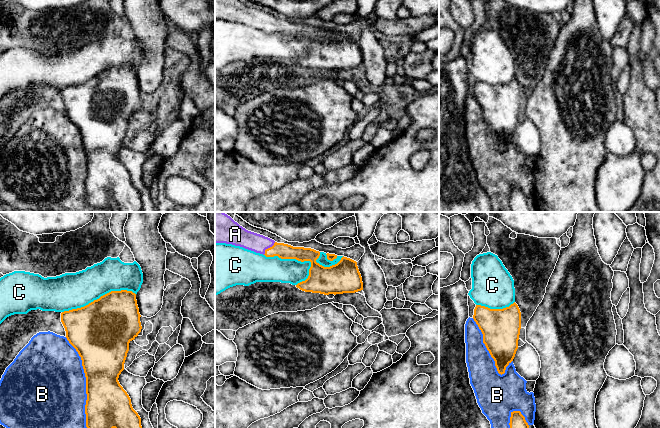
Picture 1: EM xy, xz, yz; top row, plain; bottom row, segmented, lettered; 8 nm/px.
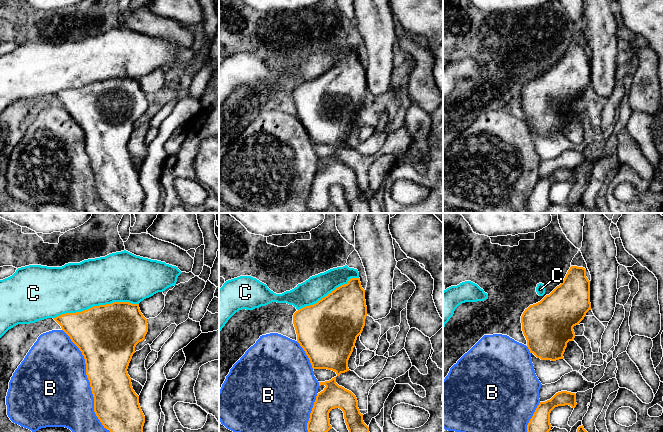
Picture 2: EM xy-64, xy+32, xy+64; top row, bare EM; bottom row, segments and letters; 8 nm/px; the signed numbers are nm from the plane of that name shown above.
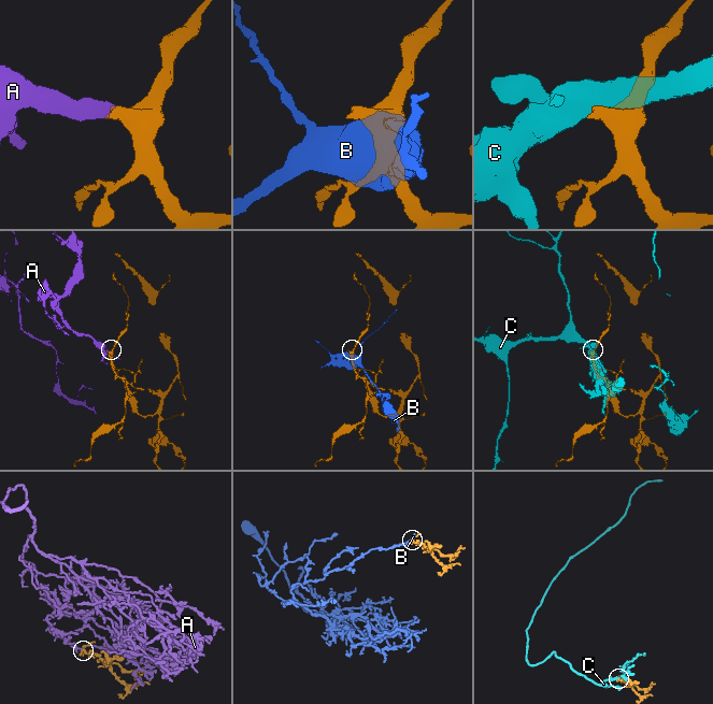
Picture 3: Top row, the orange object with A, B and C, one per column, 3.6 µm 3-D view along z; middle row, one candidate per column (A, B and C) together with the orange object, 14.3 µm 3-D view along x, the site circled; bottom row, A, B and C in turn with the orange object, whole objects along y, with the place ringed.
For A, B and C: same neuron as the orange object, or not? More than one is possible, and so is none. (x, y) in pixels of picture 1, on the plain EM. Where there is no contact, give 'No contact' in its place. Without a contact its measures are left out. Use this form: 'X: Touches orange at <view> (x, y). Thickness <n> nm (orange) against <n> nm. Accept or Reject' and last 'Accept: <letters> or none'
A: Touches orange at xz (268, 24). Thickness 130 nm (orange) against 150 nm. Accept
B: Touches orange at xy (86, 166). Thickness 360 nm (orange) against 500 nm. Reject
C: Touches orange at xy (99, 74). Thickness 460 nm (orange) against 300 nm. Reject
Accept: A

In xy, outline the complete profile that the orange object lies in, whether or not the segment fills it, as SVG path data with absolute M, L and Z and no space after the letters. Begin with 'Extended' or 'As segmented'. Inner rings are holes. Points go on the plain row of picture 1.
As segmented. M127 66L111 67L84 83L61 89L66 114L82 136L86 153L86 203L89 206L111 209L115 204L119 212L142 212L141 194L118 157L124 146L129 119L141 108L140 93L136 70Z

